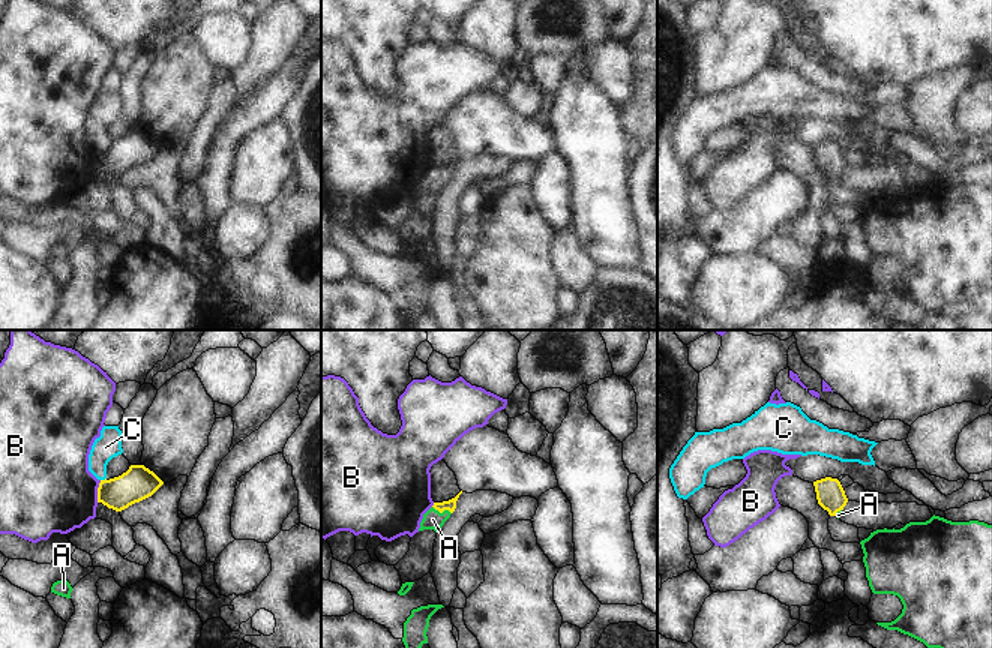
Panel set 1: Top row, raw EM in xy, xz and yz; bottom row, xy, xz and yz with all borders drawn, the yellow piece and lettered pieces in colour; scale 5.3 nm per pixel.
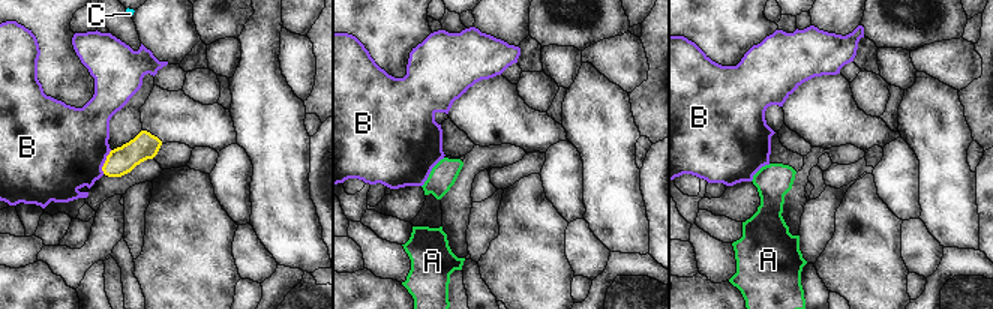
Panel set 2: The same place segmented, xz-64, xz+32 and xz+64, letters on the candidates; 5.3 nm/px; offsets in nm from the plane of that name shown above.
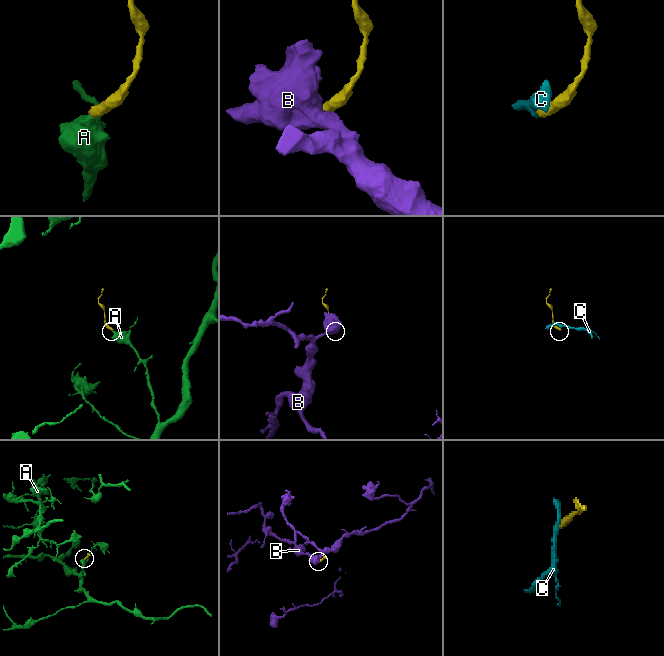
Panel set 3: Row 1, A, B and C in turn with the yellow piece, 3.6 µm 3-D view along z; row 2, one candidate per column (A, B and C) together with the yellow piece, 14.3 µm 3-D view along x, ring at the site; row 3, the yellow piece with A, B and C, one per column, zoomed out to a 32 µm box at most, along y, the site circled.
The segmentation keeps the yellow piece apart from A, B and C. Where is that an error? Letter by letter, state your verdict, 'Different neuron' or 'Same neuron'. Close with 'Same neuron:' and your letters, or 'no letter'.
A: Same neuron
B: Different neuron
C: Different neuron
Same neuron: A

